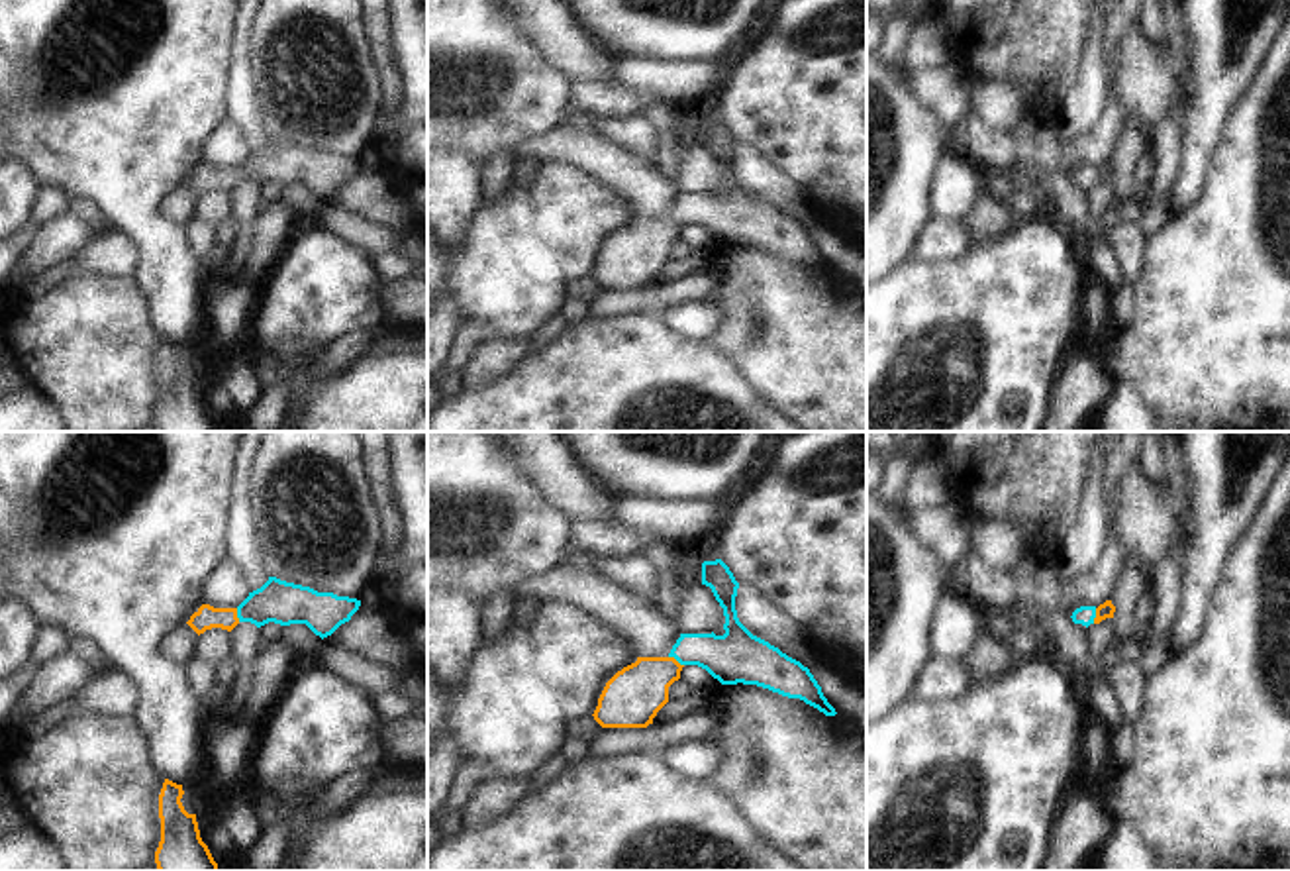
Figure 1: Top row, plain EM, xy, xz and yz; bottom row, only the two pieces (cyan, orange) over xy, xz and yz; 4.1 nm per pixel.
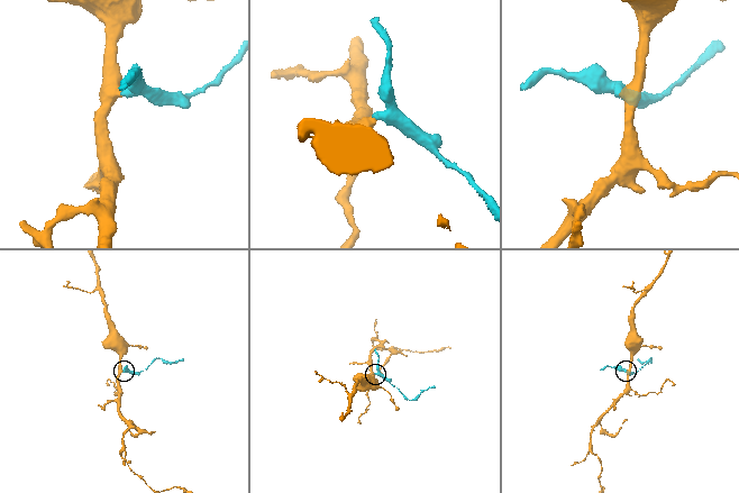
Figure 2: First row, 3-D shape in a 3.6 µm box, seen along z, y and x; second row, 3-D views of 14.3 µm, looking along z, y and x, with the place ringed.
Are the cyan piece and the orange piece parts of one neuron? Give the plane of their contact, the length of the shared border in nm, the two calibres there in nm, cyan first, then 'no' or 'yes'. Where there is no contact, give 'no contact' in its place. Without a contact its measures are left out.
meets cyan in xz; contact 80 nm long; 220 nm thick on the cyan side, 240 nm on the other; yes

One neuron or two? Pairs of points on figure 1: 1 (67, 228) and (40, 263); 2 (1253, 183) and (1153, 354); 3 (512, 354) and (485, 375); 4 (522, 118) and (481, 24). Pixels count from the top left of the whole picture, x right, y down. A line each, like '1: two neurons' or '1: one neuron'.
1: one neuron
2: one neuron
3: one neuron
4: one neuron

